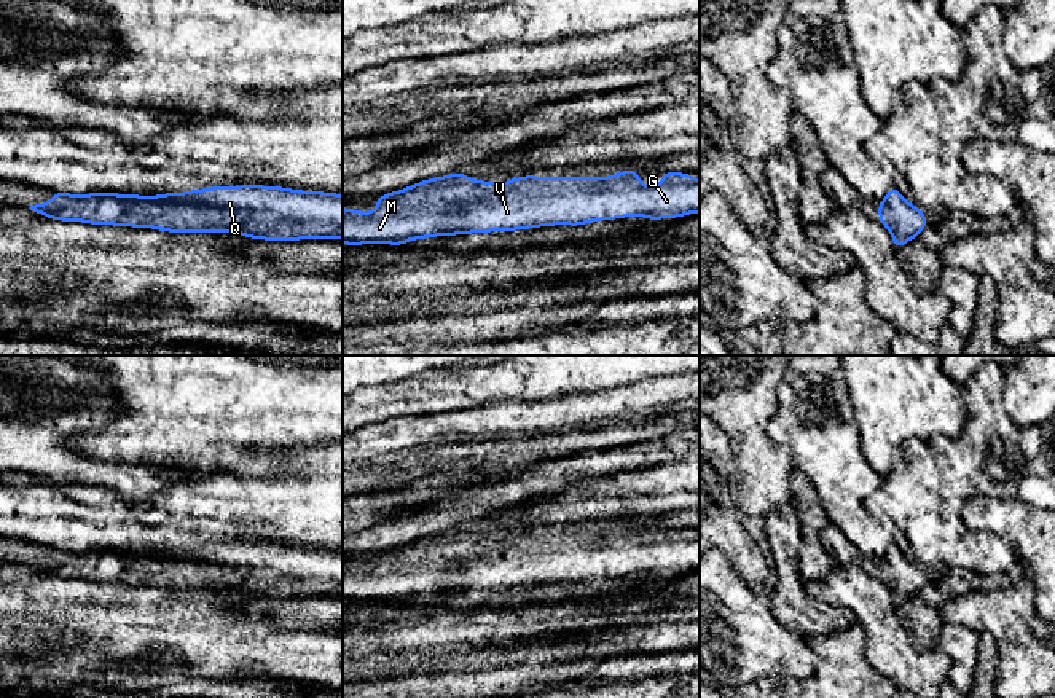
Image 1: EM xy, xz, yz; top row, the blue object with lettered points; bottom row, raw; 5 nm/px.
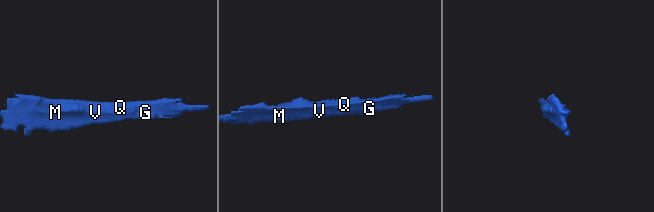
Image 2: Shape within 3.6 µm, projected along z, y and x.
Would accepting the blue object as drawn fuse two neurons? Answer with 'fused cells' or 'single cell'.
single cell

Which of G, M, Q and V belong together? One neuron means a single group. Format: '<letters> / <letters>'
G M Q V

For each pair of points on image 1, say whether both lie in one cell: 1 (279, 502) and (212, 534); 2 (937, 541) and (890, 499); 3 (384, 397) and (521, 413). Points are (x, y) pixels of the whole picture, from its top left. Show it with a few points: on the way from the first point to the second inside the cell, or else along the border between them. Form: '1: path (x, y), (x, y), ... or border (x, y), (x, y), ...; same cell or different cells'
1: border (187, 525), (220, 526), (239, 541); different cells
2: path (926, 529), (901, 504); same cell
3: border (509, 400), (451, 408), (435, 415); different cells

